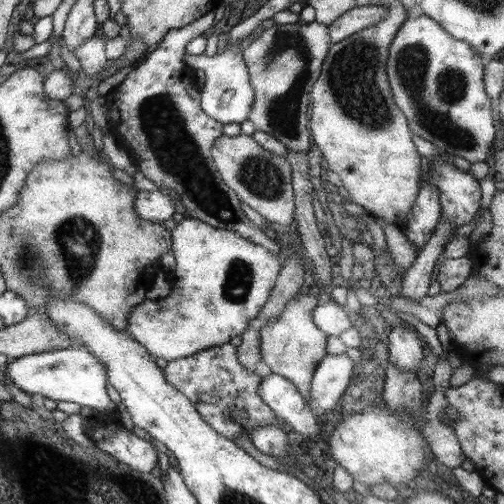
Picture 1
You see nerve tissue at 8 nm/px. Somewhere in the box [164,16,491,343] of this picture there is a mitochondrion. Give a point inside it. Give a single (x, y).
(434, 91)

